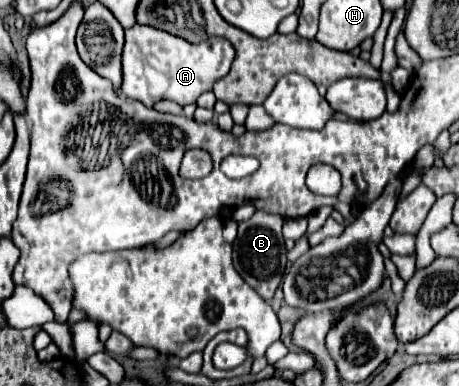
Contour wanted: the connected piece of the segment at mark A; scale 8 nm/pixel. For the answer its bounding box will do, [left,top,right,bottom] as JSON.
[122,24,234,108]

